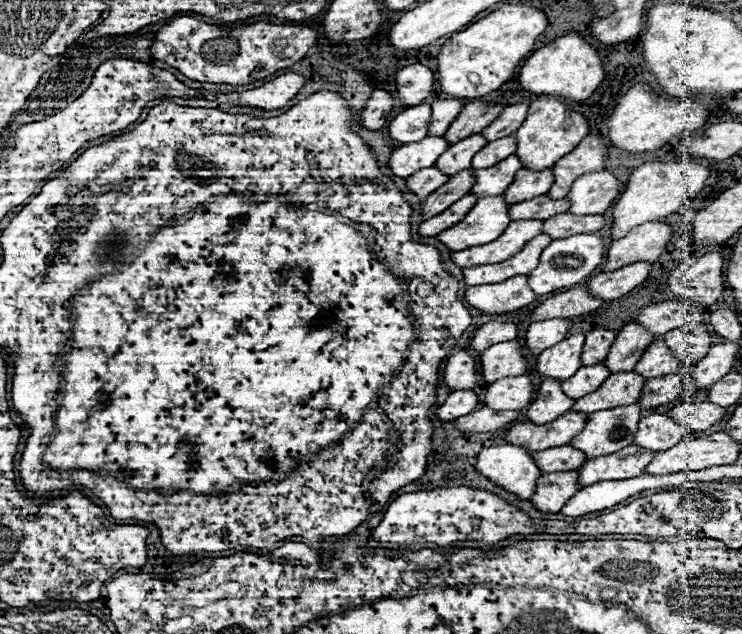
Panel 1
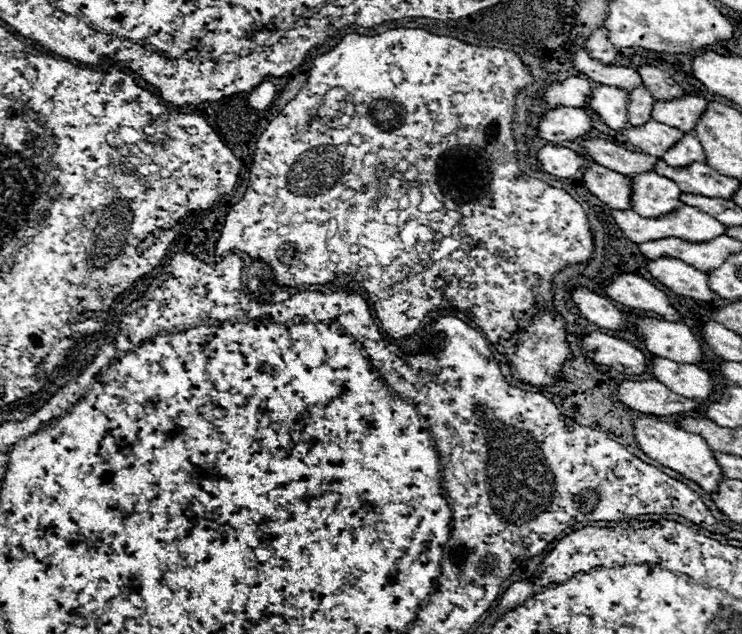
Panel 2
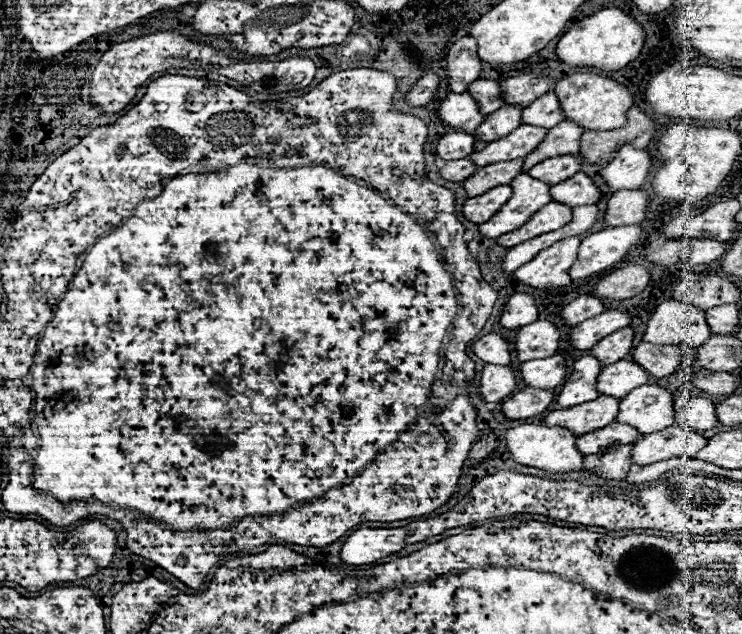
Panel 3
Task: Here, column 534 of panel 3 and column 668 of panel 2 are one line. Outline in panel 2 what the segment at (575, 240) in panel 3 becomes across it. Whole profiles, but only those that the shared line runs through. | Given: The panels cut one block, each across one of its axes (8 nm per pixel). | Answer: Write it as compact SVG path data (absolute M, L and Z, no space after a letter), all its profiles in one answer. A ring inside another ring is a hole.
M664 256L660 260L646 260L646 268L660 284L680 296L688 296L700 302L712 302L718 298L714 292L710 292L706 274L678 258Z

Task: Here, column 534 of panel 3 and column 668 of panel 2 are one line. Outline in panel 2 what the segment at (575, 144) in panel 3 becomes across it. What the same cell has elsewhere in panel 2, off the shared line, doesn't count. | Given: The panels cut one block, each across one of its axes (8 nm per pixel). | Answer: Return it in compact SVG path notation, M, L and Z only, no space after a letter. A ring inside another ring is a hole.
M686 132L682 144L674 144L662 160L666 160L668 166L688 166L690 162L704 162L704 152L698 138L692 132Z

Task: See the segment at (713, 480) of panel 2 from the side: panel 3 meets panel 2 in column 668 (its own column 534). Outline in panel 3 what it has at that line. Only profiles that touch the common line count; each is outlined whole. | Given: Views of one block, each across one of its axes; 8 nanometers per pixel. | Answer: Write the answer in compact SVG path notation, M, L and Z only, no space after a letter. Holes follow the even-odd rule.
M520 424L506 432L506 448L510 456L522 464L546 472L578 472L582 468L582 454L574 448L576 436L566 428L548 428L544 424Z

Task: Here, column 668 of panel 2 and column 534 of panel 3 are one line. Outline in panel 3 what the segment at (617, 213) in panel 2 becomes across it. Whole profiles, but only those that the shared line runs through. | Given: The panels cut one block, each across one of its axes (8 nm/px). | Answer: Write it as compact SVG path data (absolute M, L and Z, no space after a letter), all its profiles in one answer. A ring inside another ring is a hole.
M548 202L544 208L540 208L540 212L532 214L532 218L524 226L520 226L520 230L498 236L496 242L502 248L514 248L516 244L522 244L530 238L542 236L546 232L554 232L554 230L562 228L564 224L568 224L570 220L572 220L572 208L568 208L560 202Z

